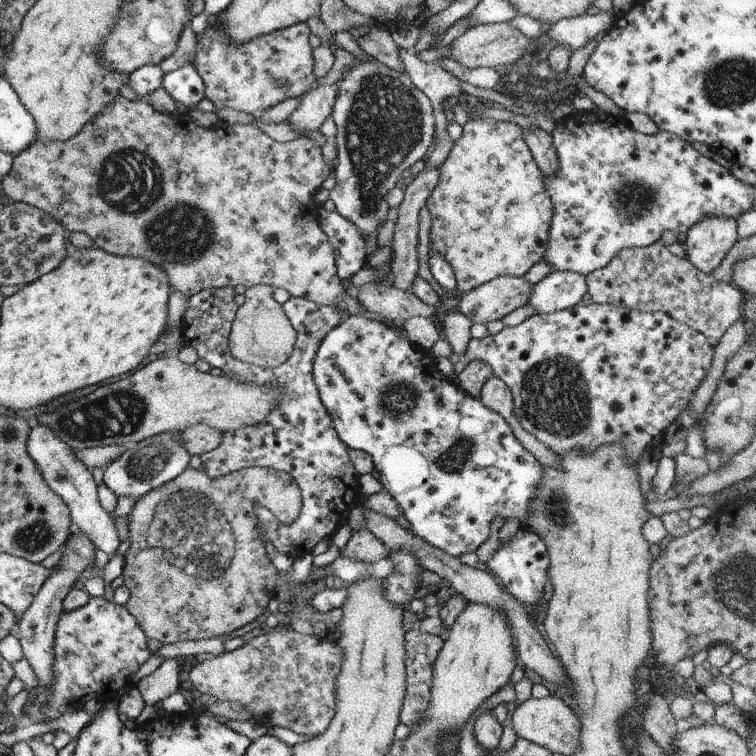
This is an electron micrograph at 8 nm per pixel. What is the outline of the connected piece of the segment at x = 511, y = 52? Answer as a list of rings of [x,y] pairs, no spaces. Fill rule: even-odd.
[[[509,22],[493,24],[475,24],[466,29],[461,36],[449,43],[449,60],[467,66],[467,68],[513,65],[520,59],[525,51],[530,51],[532,40],[529,40],[519,30],[516,30]]]

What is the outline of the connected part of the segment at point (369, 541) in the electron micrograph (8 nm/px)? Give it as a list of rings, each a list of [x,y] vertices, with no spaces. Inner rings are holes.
[[[363,528],[352,531],[349,540],[341,548],[340,555],[349,560],[357,560],[357,562],[373,562],[387,560],[389,551],[371,532]]]

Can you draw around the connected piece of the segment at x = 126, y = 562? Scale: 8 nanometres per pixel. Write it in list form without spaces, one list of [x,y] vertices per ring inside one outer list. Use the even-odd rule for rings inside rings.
[[[187,467],[177,478],[140,496],[126,516],[129,546],[123,555],[121,576],[128,590],[125,610],[135,618],[145,638],[155,638],[163,645],[224,637],[261,616],[280,579],[257,532],[253,507],[266,508],[279,522],[291,524],[301,505],[300,488],[293,477],[272,467],[248,467],[213,479]]]

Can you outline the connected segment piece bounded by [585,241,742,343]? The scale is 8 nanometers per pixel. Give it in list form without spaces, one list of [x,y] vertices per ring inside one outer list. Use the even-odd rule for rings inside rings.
[[[657,241],[647,247],[622,249],[604,268],[596,269],[586,278],[586,293],[596,304],[607,304],[611,307],[626,307],[640,312],[663,312],[676,322],[689,326],[692,330],[703,334],[709,342],[716,343],[721,336],[738,319],[741,294],[739,289],[730,283],[717,281],[712,275],[697,271],[686,259],[677,258]]]

